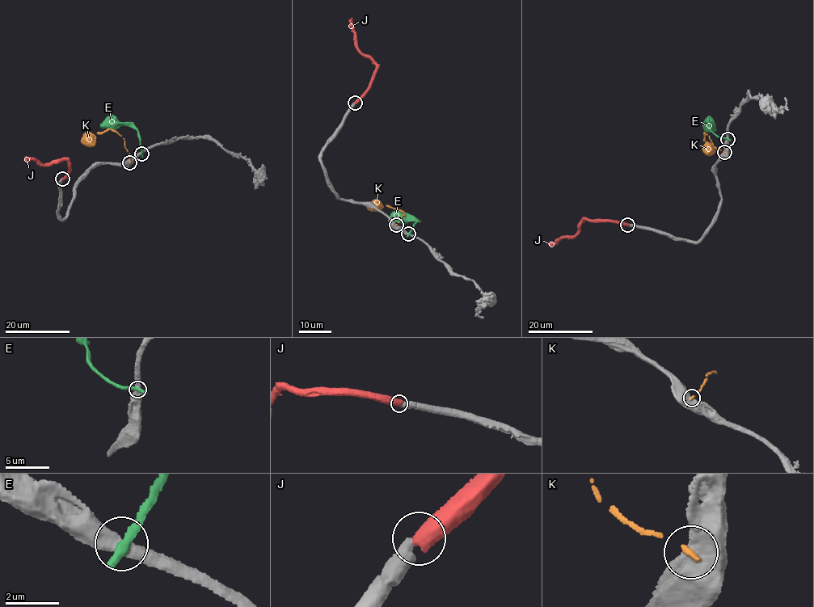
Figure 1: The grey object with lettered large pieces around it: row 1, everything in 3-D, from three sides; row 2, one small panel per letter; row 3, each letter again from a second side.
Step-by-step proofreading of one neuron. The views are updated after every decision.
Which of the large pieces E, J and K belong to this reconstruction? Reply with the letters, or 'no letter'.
J

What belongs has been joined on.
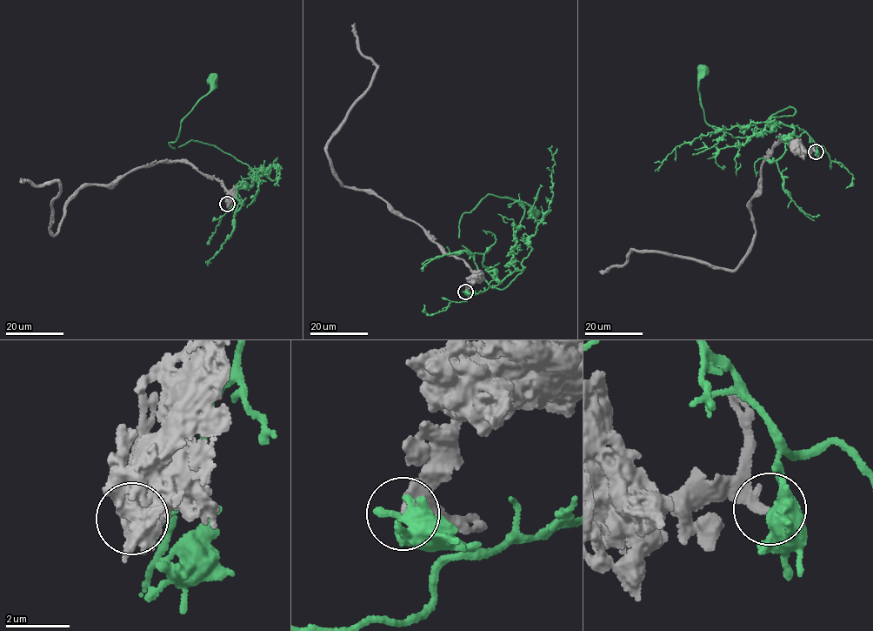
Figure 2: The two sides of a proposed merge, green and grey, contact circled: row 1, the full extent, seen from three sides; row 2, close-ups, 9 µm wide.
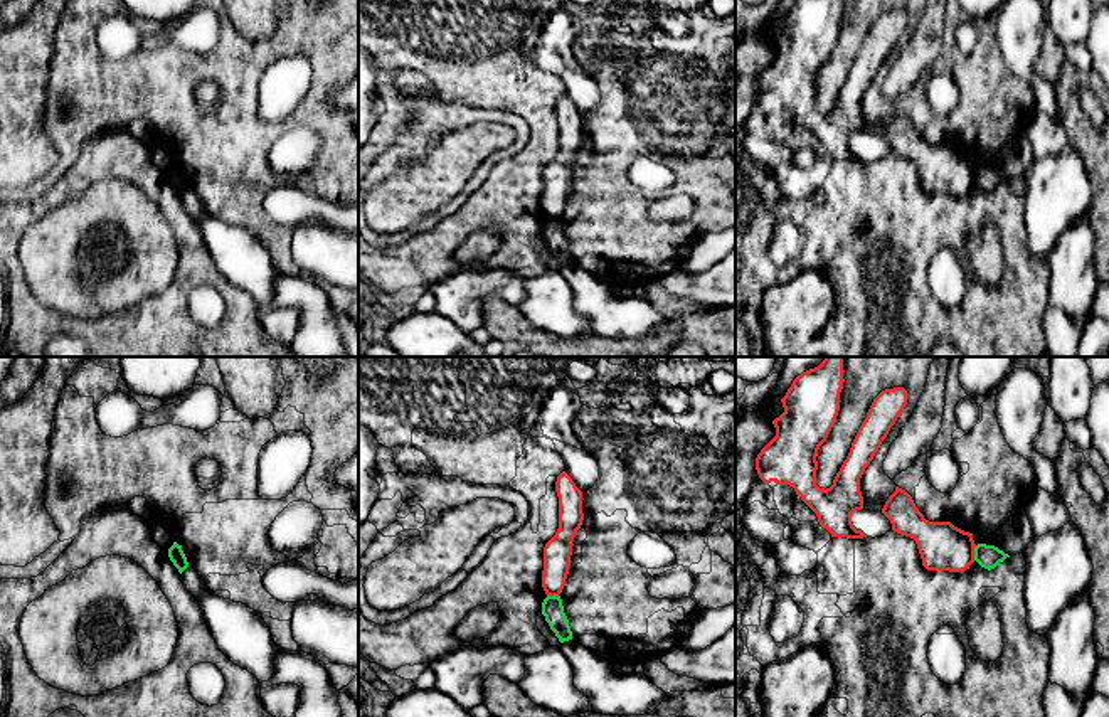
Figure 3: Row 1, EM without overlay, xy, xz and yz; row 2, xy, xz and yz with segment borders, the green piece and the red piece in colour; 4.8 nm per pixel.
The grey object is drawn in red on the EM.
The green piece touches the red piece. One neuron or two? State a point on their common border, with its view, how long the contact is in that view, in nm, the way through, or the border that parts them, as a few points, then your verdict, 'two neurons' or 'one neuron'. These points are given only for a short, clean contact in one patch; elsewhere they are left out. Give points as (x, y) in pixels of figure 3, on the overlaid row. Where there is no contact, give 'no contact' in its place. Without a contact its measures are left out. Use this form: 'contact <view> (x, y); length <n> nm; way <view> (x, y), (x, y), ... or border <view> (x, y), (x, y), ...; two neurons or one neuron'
contact yz (975, 552); length 70 nm; border yz (976, 546), (973, 559); two neurons

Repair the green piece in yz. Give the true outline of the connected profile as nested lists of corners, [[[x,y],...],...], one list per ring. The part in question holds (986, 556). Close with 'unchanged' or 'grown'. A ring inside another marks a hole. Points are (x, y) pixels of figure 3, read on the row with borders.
[[[978,544],[974,547],[974,560],[988,571],[995,569],[1006,557],[1010,555],[995,545]]] | unchanged

